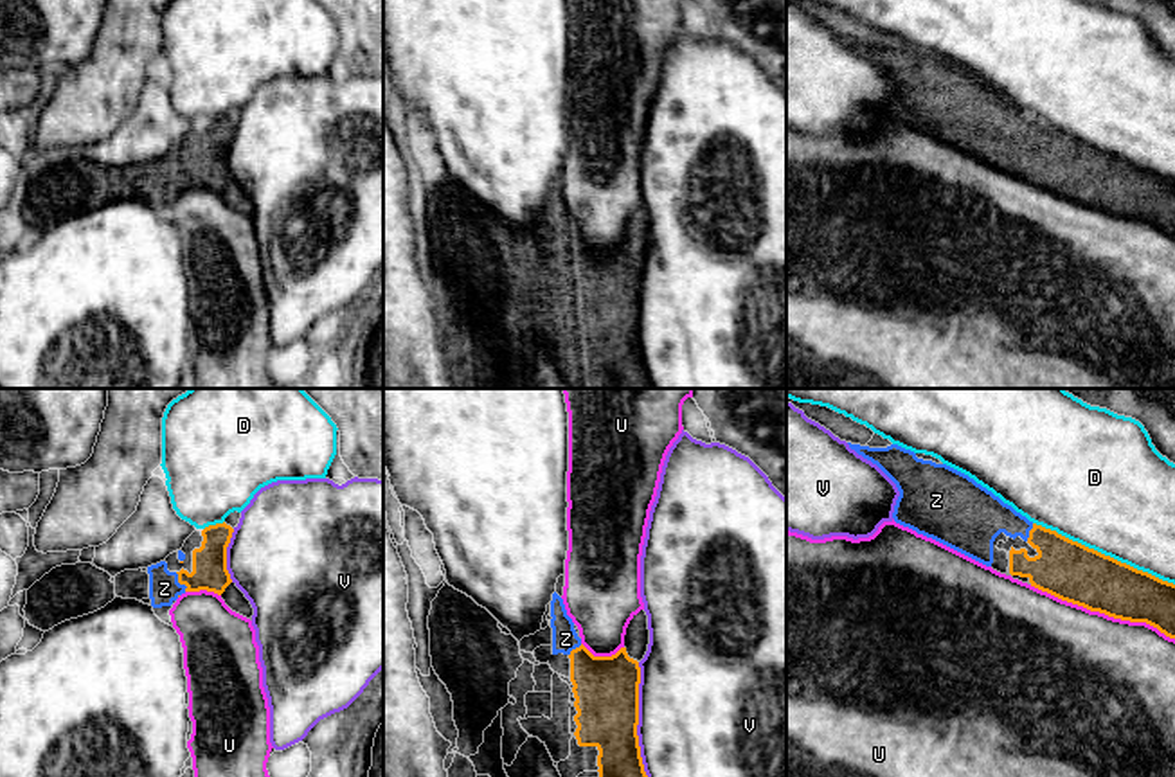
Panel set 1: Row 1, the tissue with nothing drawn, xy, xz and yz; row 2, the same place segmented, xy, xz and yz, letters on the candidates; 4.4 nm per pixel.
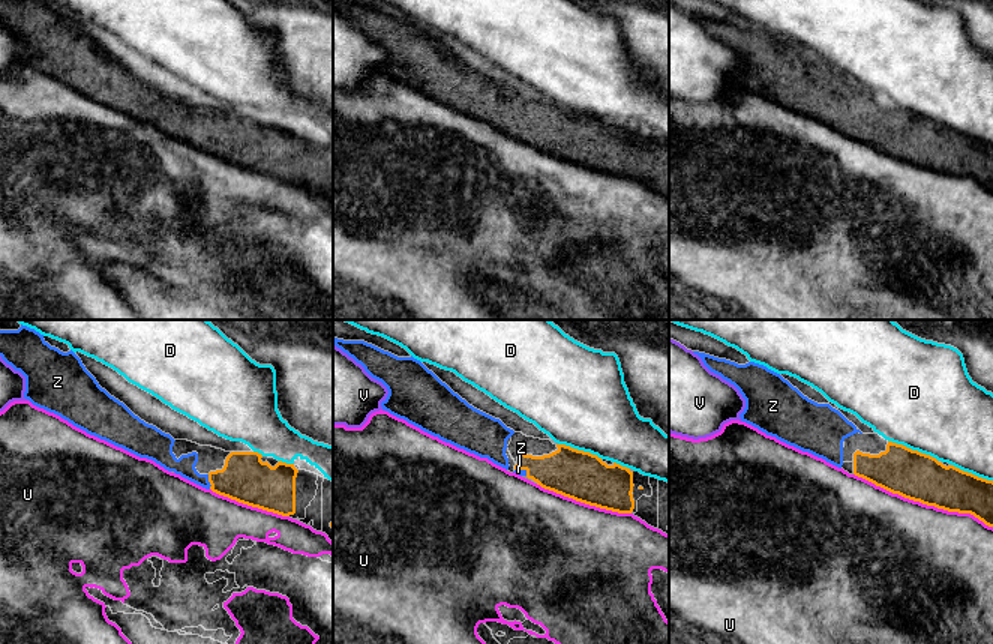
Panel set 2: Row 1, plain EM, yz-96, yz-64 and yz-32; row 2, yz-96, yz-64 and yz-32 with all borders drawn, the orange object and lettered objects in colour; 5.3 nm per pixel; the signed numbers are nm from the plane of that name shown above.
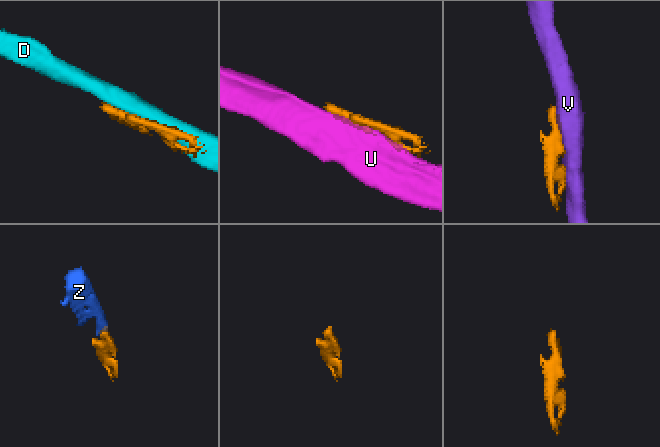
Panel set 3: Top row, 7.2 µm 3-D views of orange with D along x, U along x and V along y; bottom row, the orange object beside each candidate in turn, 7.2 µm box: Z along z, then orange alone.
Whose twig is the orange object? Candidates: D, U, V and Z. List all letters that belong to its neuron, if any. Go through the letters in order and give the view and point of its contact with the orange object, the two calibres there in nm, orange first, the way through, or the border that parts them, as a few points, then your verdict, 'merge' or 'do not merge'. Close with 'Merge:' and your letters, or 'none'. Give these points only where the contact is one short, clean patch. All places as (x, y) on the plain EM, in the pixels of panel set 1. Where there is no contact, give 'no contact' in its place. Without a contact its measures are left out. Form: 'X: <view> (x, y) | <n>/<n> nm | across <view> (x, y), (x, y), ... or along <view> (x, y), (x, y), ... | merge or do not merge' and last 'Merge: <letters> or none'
D: yz (1103, 151) | 260/480 nm | do not merge
U: yz (1102, 209) | 260/480 nm | do not merge
V: xz (636, 324) | 280/480 nm | do not merge
Z: xy (180, 180) | 160/140 nm | across xy (209, 169), (195, 178), (180, 180), (164, 186) | merge
Merge: Z

